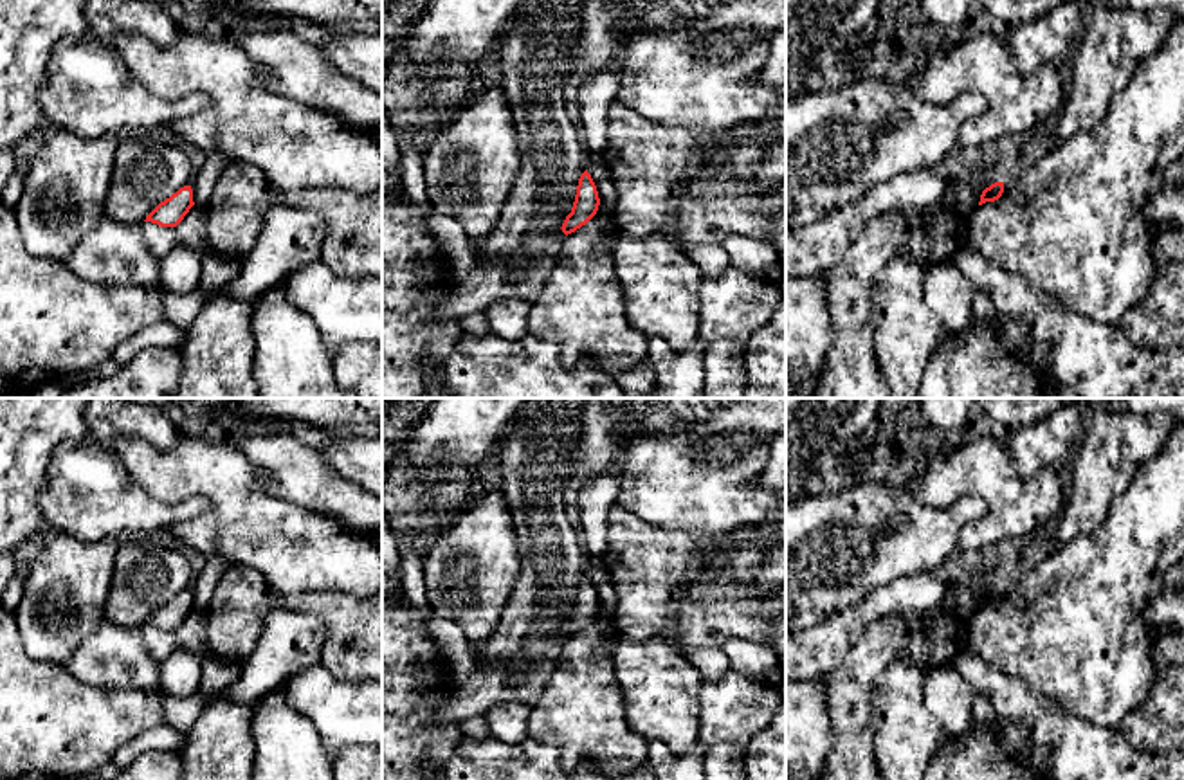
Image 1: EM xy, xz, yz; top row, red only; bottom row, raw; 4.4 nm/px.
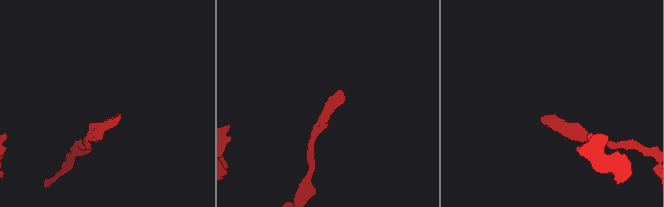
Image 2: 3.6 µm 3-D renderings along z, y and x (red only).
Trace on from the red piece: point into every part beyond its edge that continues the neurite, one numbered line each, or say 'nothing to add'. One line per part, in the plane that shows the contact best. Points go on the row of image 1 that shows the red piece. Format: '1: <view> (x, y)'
nothing to add

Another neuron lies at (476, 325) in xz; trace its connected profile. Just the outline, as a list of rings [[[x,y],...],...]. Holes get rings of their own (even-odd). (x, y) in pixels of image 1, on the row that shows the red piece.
[[[474,313],[460,321],[460,326],[465,333],[470,333],[474,337],[485,337],[492,333],[488,321],[485,313]]]

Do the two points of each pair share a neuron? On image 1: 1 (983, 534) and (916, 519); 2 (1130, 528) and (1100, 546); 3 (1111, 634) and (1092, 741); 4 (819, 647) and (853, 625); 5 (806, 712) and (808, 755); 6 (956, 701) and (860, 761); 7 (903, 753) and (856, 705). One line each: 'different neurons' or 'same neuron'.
1: different neurons
2: same neuron
3: different neurons
4: same neuron
5: same neuron
6: different neurons
7: different neurons

